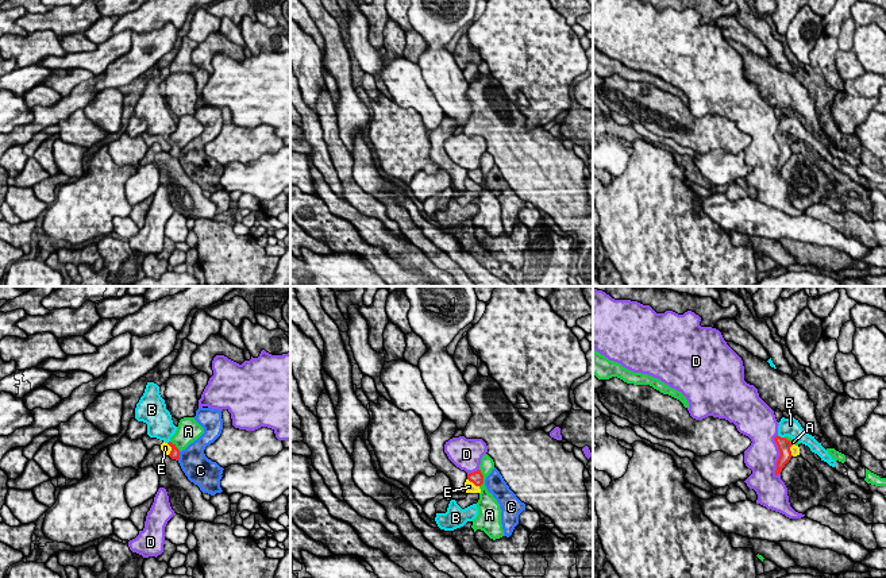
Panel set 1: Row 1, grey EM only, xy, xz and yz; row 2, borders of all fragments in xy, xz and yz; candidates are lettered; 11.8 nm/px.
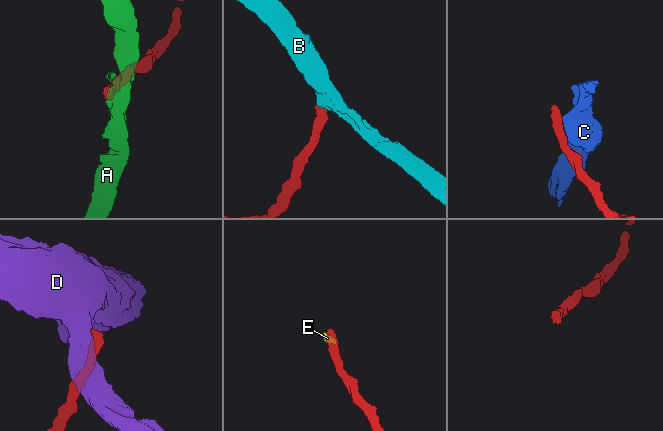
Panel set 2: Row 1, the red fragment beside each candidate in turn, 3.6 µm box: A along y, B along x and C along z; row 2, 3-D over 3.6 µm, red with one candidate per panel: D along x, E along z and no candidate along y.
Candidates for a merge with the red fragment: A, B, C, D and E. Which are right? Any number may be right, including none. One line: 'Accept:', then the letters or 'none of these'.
Accept: B

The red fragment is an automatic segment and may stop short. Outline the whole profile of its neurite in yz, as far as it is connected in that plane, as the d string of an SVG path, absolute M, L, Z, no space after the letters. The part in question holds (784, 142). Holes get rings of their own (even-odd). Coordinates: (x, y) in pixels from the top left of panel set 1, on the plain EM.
M791 112L789 116L782 115L778 122L778 132L774 135L774 138L778 143L781 153L777 158L775 173L781 172L785 162L793 154L790 149L790 144L793 142L790 138L786 136L787 134L797 138L798 140L808 143L812 150L817 151L821 158L827 159L829 163L836 163L836 158L828 151L821 140L818 140L814 134L806 131L798 117L796 117Z

